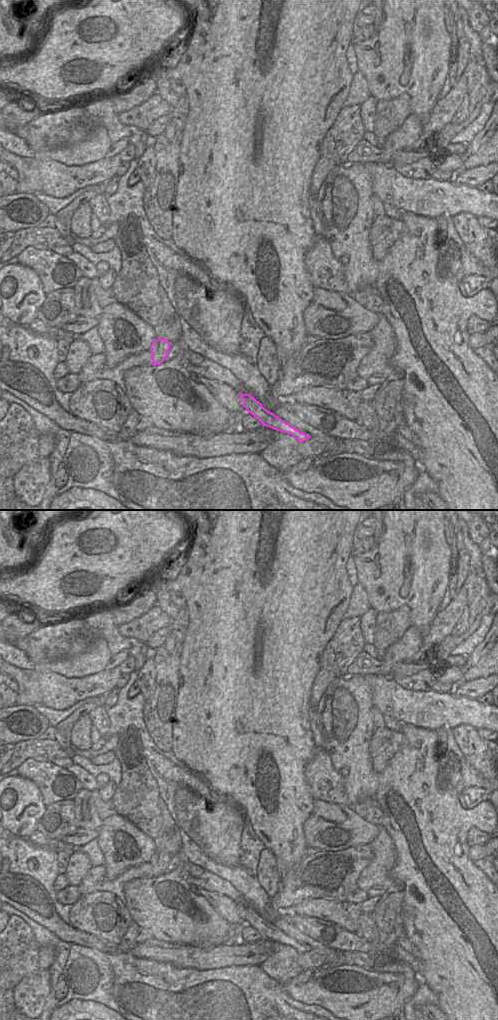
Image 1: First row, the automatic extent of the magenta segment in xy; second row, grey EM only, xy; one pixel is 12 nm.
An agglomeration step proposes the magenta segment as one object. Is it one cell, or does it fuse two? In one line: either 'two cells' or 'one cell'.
two cells

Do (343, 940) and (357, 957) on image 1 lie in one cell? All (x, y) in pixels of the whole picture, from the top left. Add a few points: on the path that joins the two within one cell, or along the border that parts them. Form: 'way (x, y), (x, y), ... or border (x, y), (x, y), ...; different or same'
border (369, 952), (353, 951), (348, 953); different

